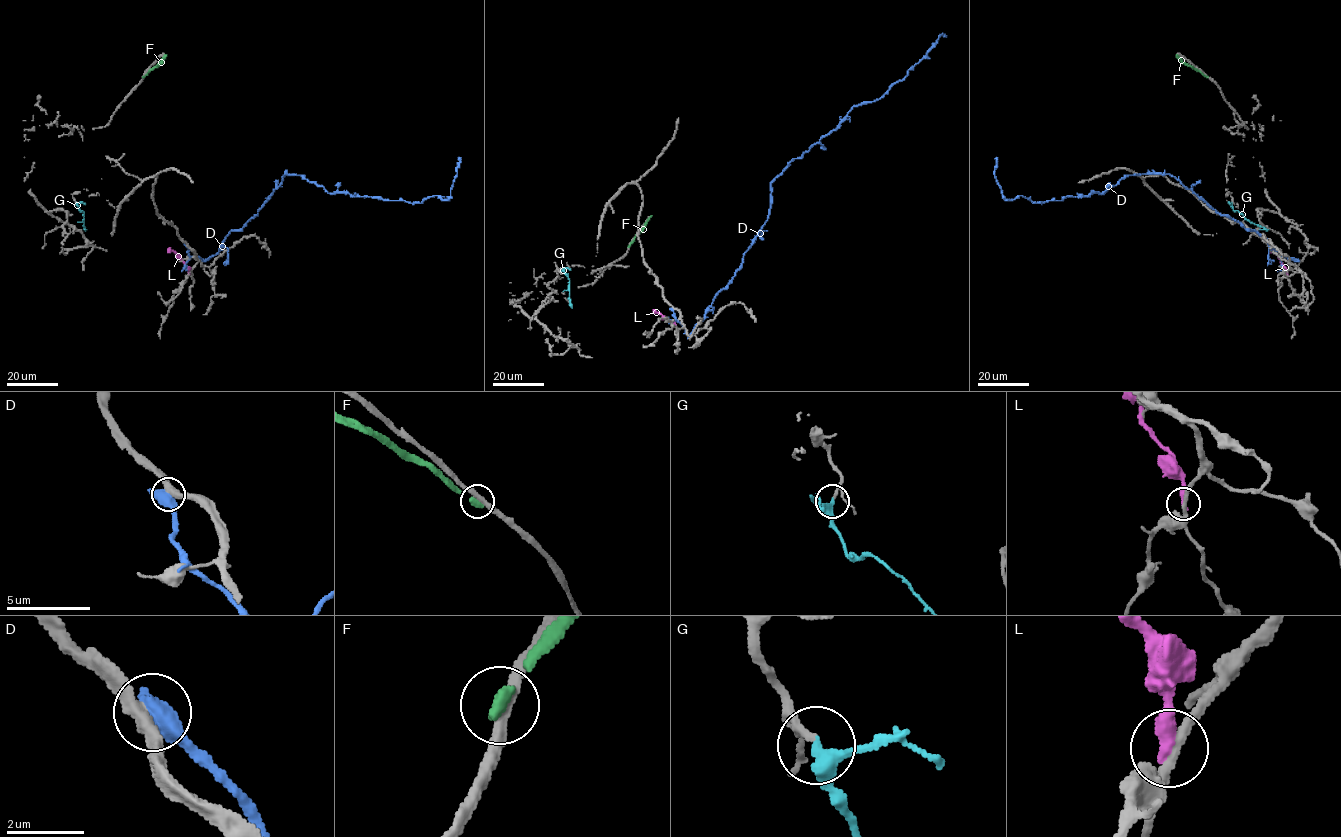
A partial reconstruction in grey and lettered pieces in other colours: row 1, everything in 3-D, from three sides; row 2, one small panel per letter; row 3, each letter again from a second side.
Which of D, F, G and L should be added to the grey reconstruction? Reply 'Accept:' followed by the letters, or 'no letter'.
Accept: G

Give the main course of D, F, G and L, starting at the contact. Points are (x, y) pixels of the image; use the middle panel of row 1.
D: (672, 308), (689, 337), (767, 219), (771, 183), (833, 131), (853, 106), (880, 98), (944, 36)
F: (629, 246), (651, 215)
G: (562, 271), (569, 279), (571, 299)
L: (674, 326), (653, 310)

